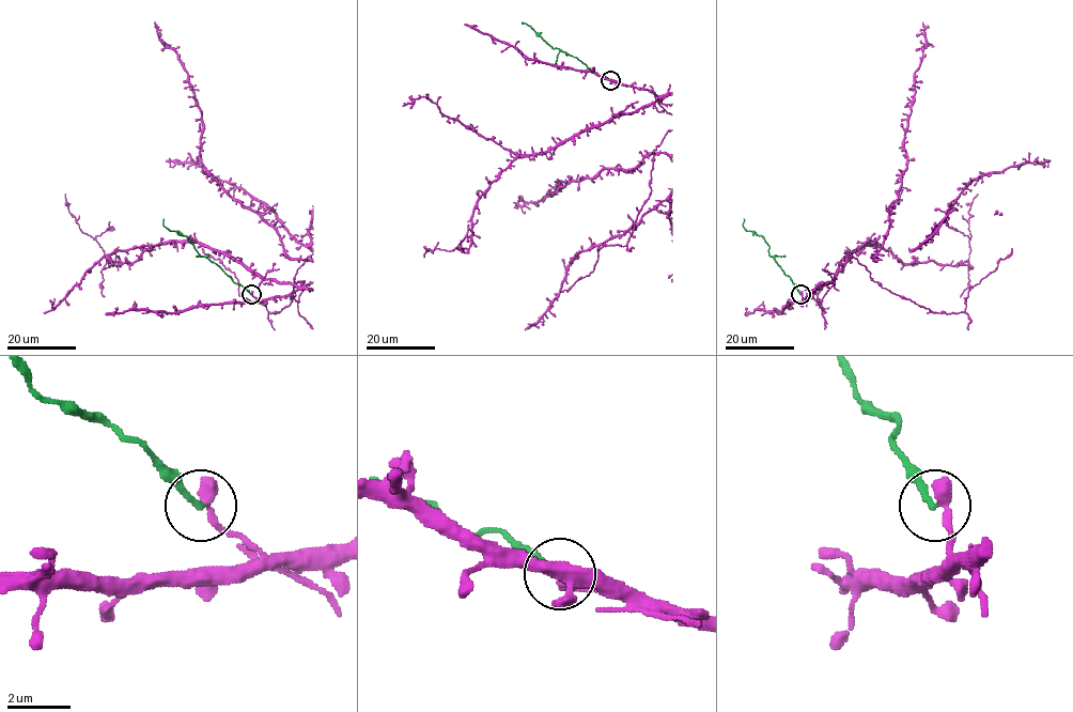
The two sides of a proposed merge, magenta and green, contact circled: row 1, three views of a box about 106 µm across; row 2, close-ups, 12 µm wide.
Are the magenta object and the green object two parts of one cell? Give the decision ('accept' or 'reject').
reject

